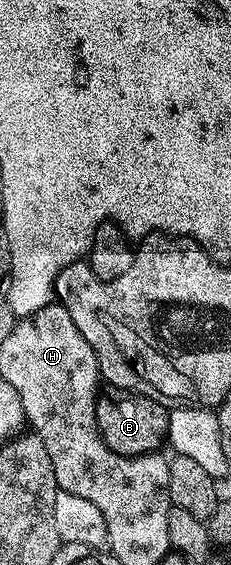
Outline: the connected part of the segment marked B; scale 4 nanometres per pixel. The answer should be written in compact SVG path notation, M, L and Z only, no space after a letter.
M107 385L96 400L96 424L104 444L108 444L113 454L125 458L161 451L170 433L170 415L163 403L111 385Z

